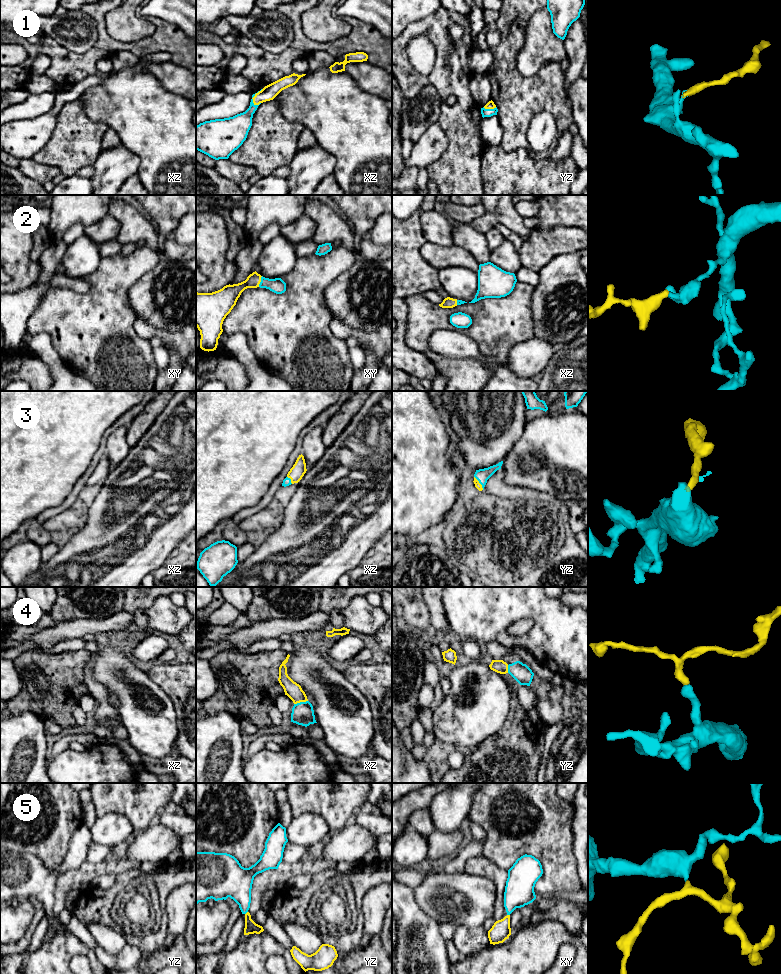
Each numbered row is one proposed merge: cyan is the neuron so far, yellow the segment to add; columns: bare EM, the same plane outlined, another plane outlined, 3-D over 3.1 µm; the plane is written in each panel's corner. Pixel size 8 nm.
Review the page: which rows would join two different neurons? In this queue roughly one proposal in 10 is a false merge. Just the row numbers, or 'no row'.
no row

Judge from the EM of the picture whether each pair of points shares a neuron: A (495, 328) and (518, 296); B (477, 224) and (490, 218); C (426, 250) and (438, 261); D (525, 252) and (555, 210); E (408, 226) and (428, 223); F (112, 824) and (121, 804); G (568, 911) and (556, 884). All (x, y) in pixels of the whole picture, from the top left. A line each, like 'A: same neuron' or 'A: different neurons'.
A: same neuron
B: same neuron
C: same neuron
D: different neurons
E: different neurons
F: different neurons
G: different neurons

